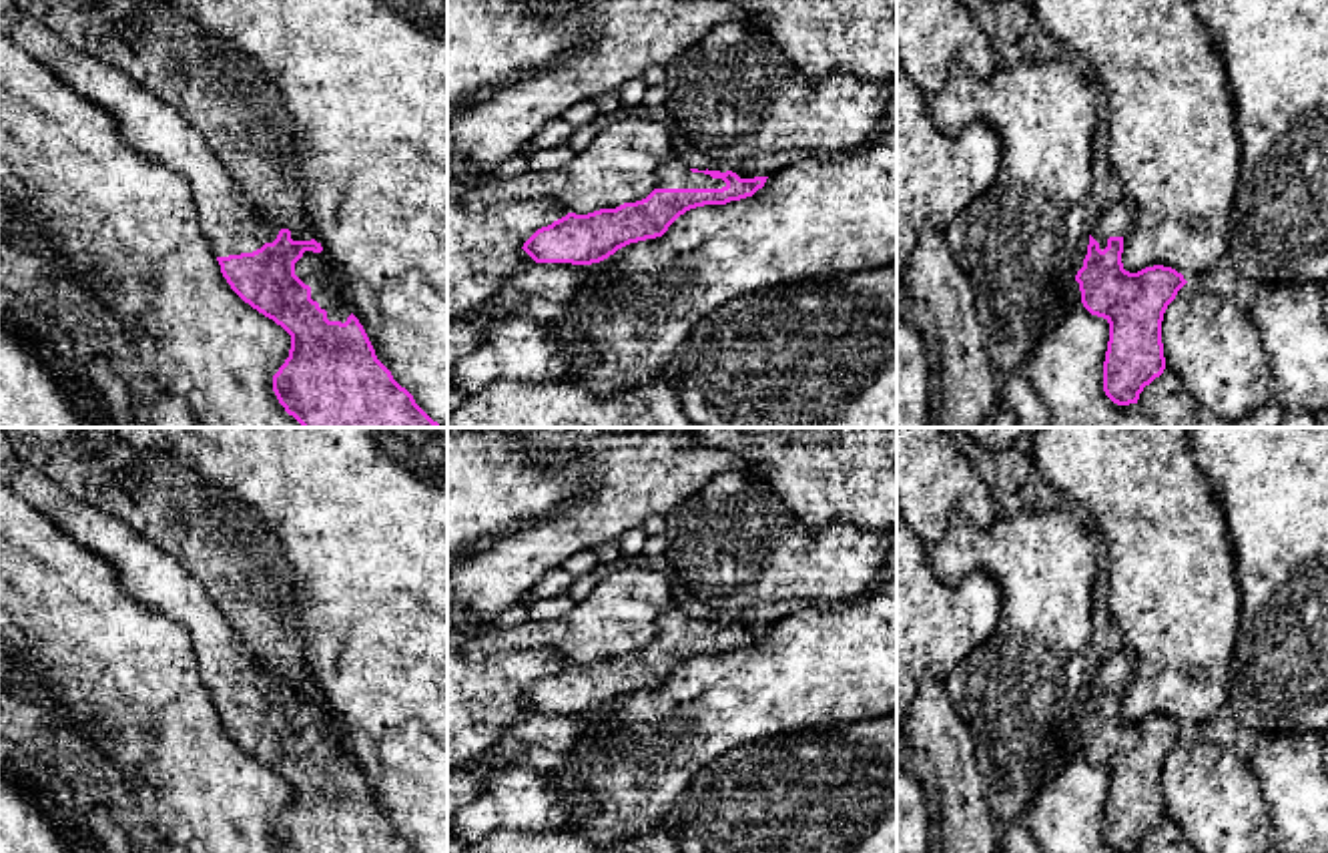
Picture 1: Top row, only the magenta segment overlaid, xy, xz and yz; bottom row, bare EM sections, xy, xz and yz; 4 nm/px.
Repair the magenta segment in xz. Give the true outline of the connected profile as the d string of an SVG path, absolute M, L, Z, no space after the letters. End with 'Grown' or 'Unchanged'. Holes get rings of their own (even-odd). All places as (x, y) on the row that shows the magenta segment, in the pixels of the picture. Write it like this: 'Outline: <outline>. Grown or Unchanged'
Outline: M672 159L658 167L656 189L646 199L588 215L568 213L538 229L522 249L536 263L600 263L630 243L662 237L690 209L752 197L766 179L688 169Z. Grown

